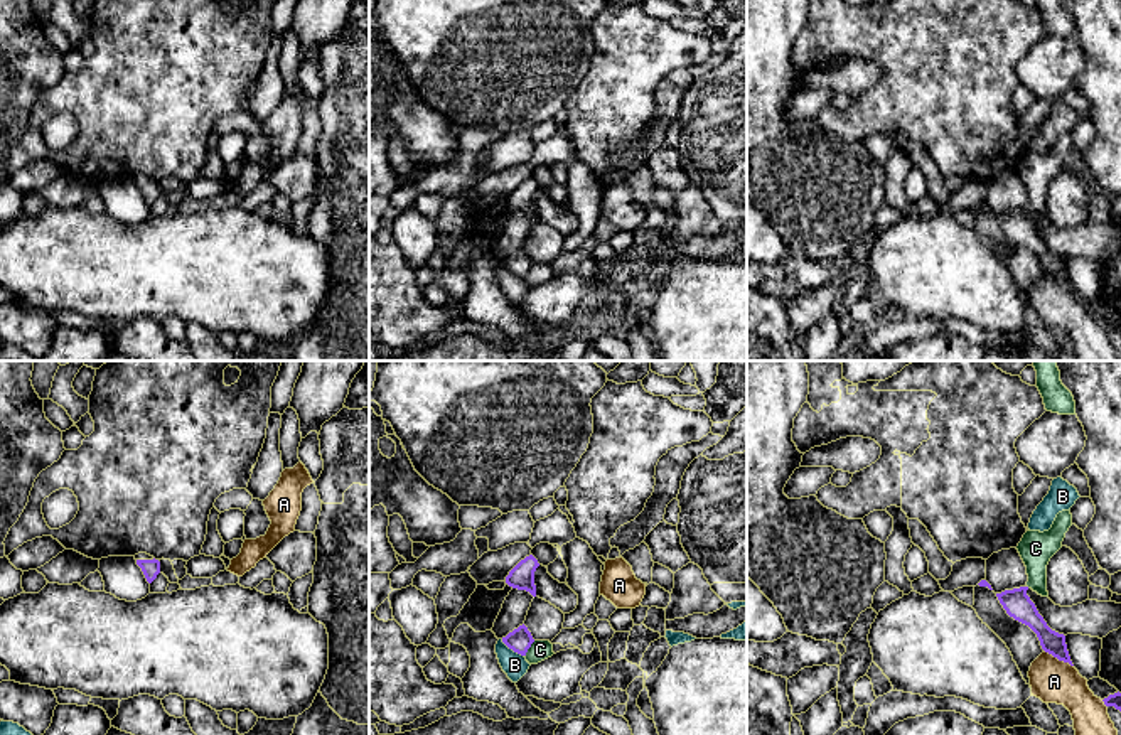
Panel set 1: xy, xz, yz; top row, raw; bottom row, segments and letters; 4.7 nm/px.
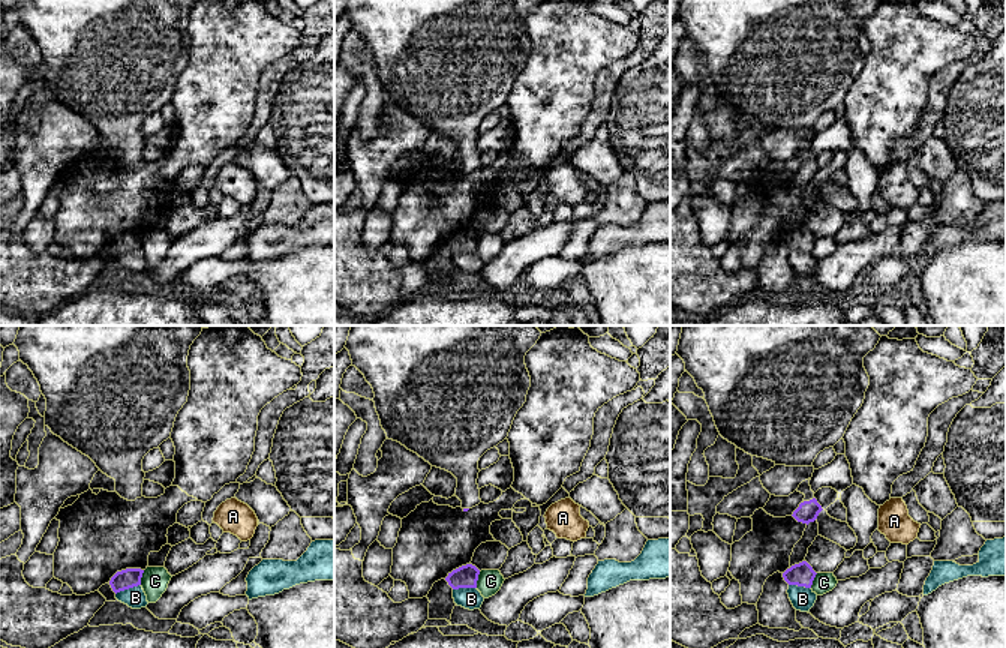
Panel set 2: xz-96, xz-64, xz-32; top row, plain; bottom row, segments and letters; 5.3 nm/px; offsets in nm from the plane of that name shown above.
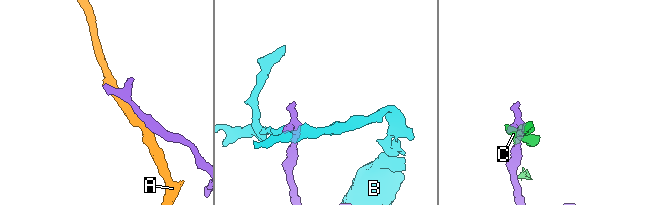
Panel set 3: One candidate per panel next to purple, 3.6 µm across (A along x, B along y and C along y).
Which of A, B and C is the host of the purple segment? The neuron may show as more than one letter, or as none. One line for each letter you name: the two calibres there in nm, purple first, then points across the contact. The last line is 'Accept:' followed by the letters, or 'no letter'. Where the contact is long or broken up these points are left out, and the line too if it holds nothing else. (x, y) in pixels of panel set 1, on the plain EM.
Accept: no letter

